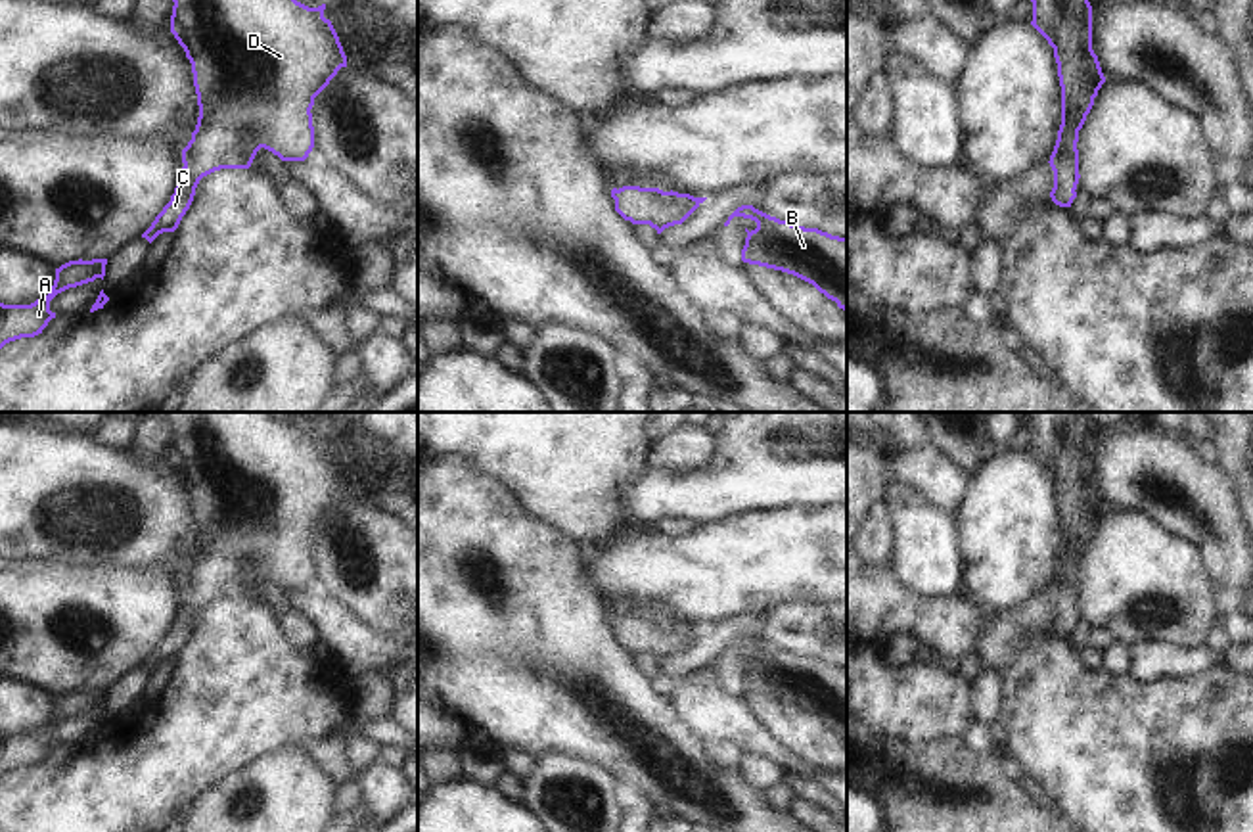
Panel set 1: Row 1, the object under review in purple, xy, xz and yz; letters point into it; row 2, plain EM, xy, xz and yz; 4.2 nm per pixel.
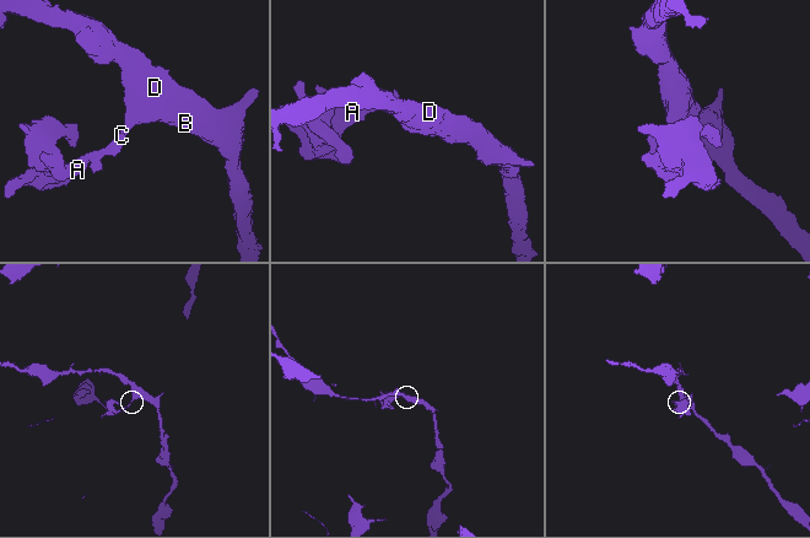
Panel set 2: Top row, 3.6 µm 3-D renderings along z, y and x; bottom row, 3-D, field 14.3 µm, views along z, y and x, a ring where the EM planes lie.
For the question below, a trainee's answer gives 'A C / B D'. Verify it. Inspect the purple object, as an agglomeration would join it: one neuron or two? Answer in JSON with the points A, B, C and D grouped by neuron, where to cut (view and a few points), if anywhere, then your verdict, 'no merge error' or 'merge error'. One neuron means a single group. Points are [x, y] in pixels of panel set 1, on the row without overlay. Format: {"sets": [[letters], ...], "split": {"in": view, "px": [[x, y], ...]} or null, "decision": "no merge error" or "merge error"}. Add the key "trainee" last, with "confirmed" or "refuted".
{"sets": [["A", "B", "C", "D"]], "split": null, "decision": "no merge error", "trainee": "refuted"}

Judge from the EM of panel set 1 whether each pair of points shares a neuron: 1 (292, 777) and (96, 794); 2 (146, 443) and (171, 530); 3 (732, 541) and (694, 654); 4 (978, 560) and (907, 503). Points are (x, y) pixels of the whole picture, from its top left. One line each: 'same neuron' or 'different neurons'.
1: different neurons
2: different neurons
3: different neurons
4: different neurons

